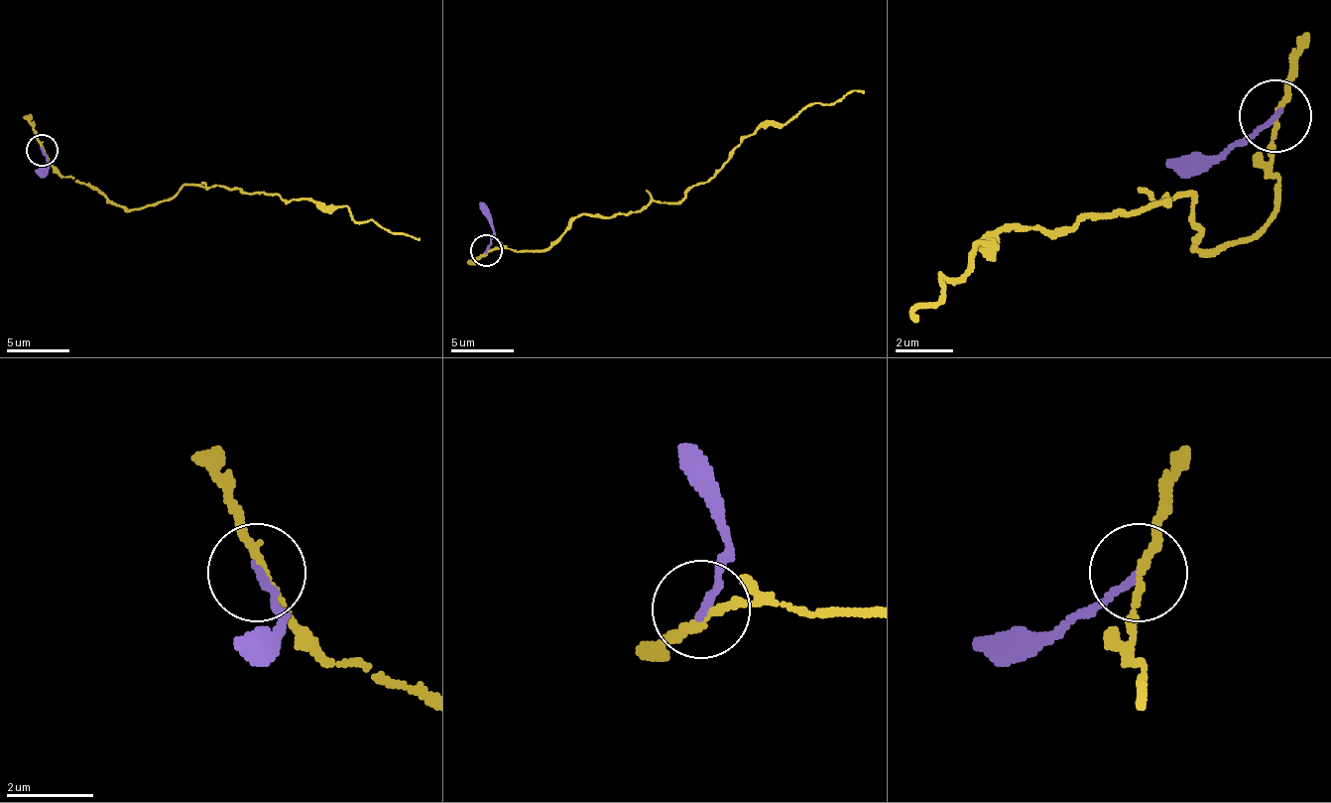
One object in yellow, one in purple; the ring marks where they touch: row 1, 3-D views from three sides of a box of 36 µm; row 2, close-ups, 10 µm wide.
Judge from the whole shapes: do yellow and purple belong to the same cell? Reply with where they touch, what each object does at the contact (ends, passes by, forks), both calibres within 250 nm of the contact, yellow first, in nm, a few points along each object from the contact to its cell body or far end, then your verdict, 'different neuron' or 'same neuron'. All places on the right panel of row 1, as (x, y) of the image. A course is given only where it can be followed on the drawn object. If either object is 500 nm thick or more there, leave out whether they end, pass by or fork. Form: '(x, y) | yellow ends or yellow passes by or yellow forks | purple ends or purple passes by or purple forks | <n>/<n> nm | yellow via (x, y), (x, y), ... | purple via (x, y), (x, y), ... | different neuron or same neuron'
(1275, 116) | yellow passes by | purple ends | 150/190 nm | yellow via (1277, 118), (1277, 211), (1249, 240), (1198, 247), (1190, 198), (1003, 226), (909, 313), (916, 320) | purple via (1277, 118), (1227, 147), (1169, 168) | different neuron

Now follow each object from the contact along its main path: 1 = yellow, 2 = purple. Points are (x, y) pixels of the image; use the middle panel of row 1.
1: (488, 251), (544, 251), (579, 216), (671, 203), (757, 130), (864, 92)
2: (485, 251), (494, 228), (478, 203)

